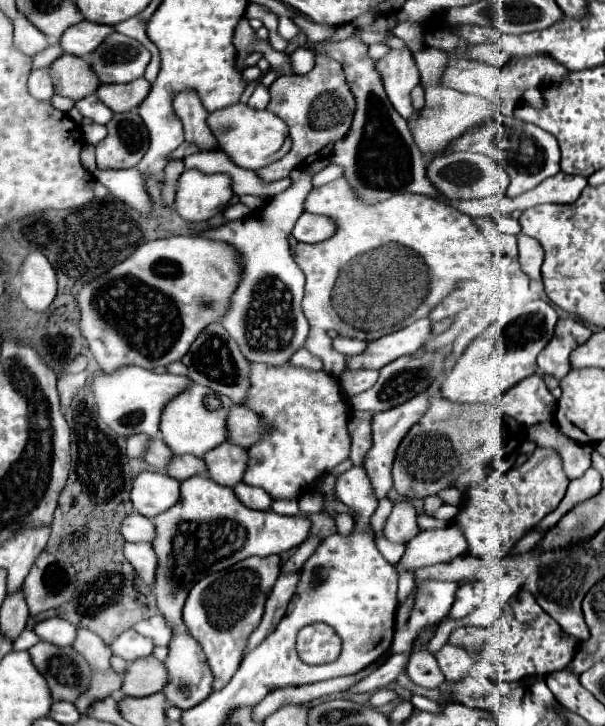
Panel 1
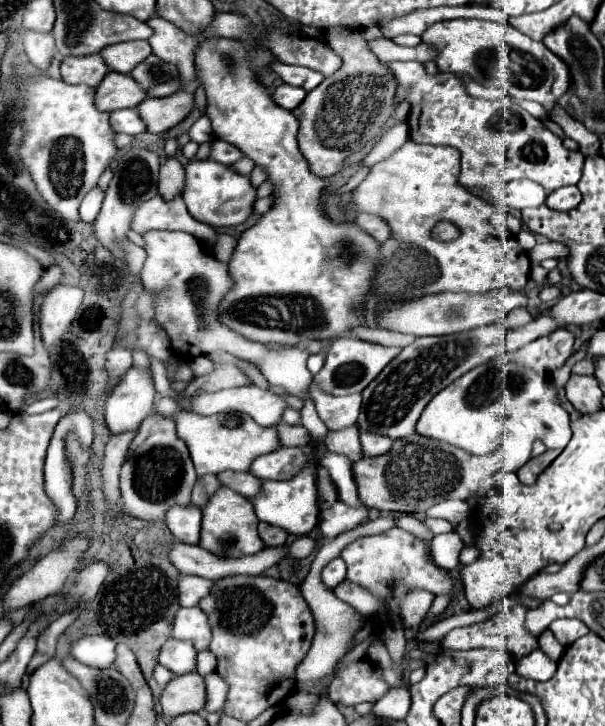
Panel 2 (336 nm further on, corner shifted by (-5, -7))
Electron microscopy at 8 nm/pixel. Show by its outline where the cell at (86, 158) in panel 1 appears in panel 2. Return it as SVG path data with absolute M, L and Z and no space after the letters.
M98 186L94 190L90 190L90 194L82 200L82 206L80 206L80 222L92 224L100 212L102 200L104 200L104 192L100 192Z

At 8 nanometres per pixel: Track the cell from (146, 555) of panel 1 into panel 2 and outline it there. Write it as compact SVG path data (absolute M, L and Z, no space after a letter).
M182 574L178 580L180 606L198 606L198 602L210 594L212 586L214 586L214 582L210 582L210 580Z

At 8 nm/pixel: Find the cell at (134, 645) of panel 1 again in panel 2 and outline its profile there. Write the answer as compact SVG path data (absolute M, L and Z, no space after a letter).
M168 640L162 646L158 662L174 674L188 674L196 672L196 656L198 650L190 640Z

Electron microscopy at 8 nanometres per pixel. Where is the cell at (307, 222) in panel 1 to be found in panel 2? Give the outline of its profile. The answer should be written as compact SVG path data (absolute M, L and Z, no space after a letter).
M358 214L356 218L356 224L360 228L364 228L366 232L370 232L378 242L386 242L390 238L390 226L380 218L380 216L374 216L374 214Z

